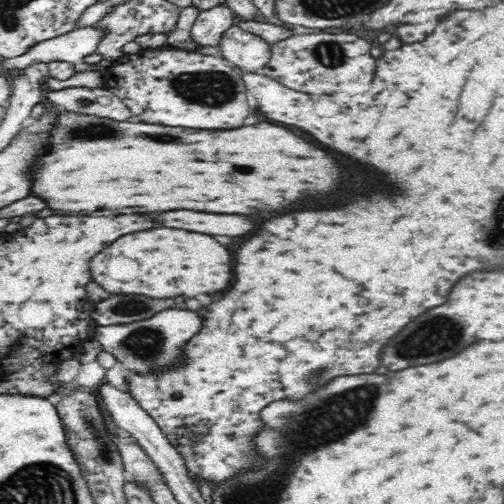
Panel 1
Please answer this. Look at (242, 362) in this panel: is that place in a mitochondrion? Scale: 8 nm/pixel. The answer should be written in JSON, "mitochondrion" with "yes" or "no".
{"mitochondrion":"no"}

